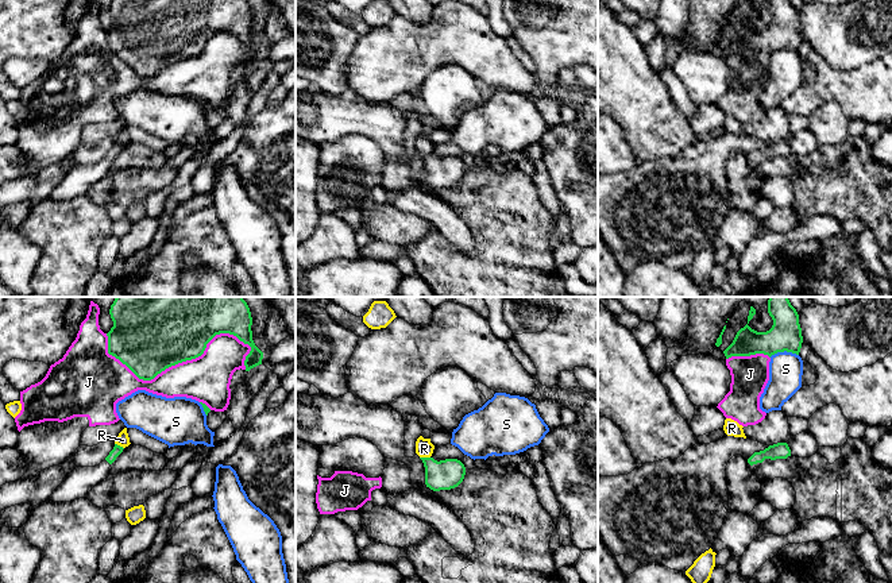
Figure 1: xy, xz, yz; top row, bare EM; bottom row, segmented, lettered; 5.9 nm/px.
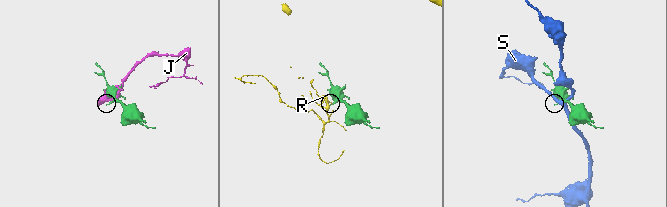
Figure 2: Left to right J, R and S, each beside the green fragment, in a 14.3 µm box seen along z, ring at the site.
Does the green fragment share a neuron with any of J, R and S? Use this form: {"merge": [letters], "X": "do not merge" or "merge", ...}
{"merge": [], "J": "do not merge", "R": "do not merge", "S": "do not merge"}

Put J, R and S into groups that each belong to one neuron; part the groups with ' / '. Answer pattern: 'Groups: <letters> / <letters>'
Groups: J / R / S

